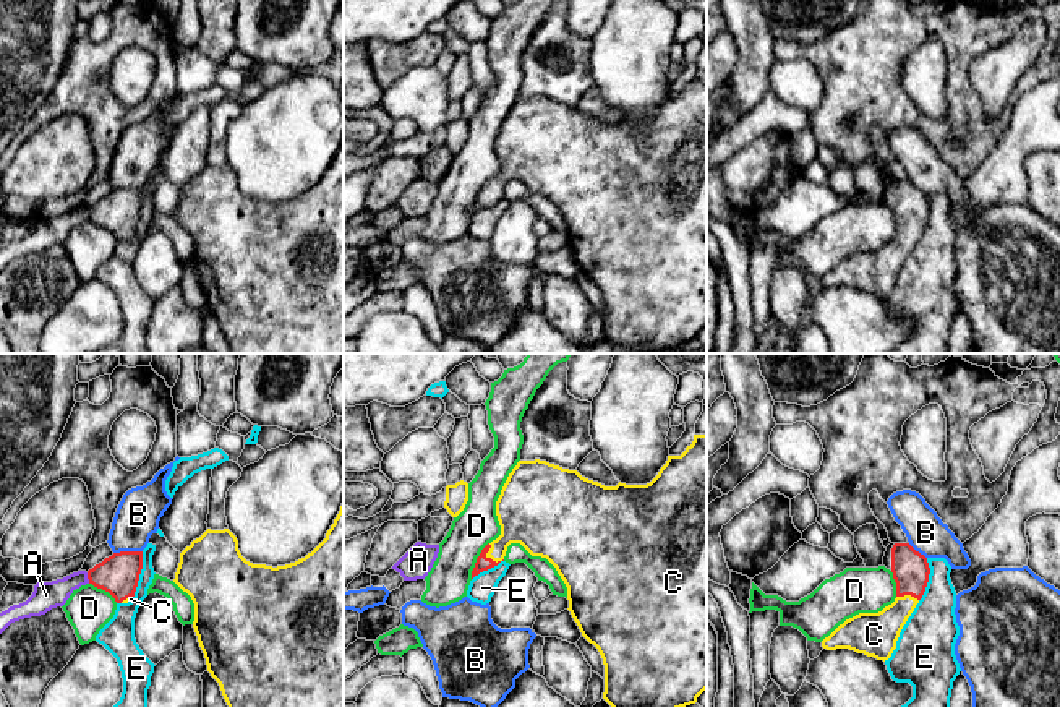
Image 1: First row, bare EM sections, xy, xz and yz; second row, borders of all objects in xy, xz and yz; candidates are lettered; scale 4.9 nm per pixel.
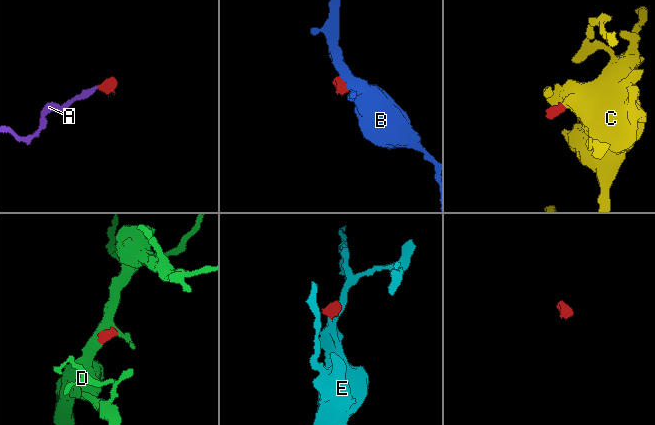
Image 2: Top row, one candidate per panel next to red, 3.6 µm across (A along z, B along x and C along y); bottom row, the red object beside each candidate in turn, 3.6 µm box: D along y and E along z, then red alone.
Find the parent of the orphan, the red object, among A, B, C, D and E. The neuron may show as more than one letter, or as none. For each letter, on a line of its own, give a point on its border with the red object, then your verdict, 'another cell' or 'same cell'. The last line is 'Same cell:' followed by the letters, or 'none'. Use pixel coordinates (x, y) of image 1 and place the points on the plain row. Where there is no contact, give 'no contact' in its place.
A: xy (88, 214) | another cell
B: xy (127, 188) | another cell
C: xz (490, 195) | same cell
D: xz (477, 197) | another cell
E: xy (140, 209) | another cell
Same cell: C

